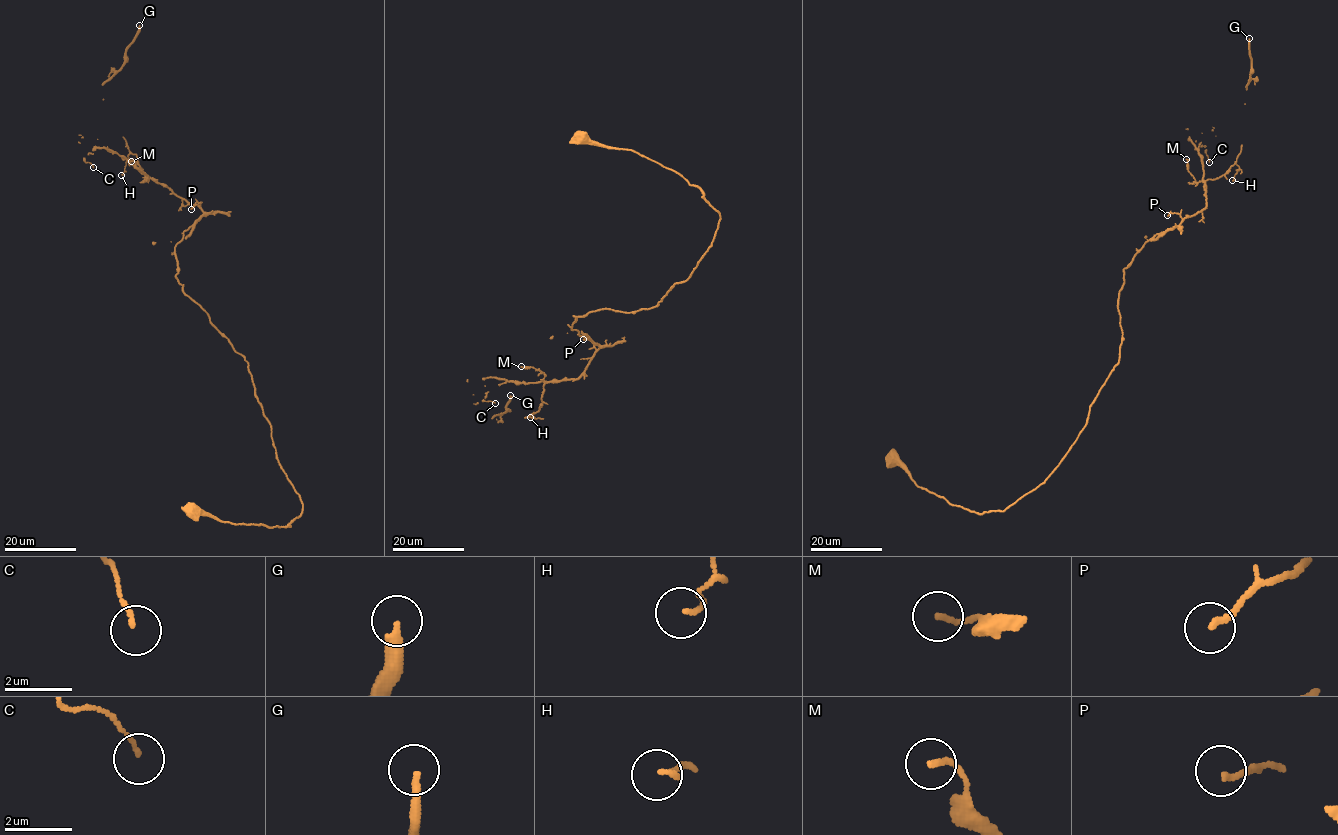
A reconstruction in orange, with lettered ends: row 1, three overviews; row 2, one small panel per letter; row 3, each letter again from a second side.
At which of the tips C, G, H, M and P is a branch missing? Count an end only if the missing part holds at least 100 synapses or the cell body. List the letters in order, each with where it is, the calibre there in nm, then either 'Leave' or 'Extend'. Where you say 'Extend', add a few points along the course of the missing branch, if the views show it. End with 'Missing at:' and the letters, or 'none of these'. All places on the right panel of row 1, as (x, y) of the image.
C: Place: (1209, 162). Thickness 110 nm. Leave
G: Place: (1249, 38). Thickness 240 nm. Extend
H: Place: (1232, 180). Thickness 120 nm. Leave
M: Place: (1186, 159). Thickness 160 nm. Leave
P: Place: (1167, 215). Thickness 170 nm. Leave
Missing at: G

